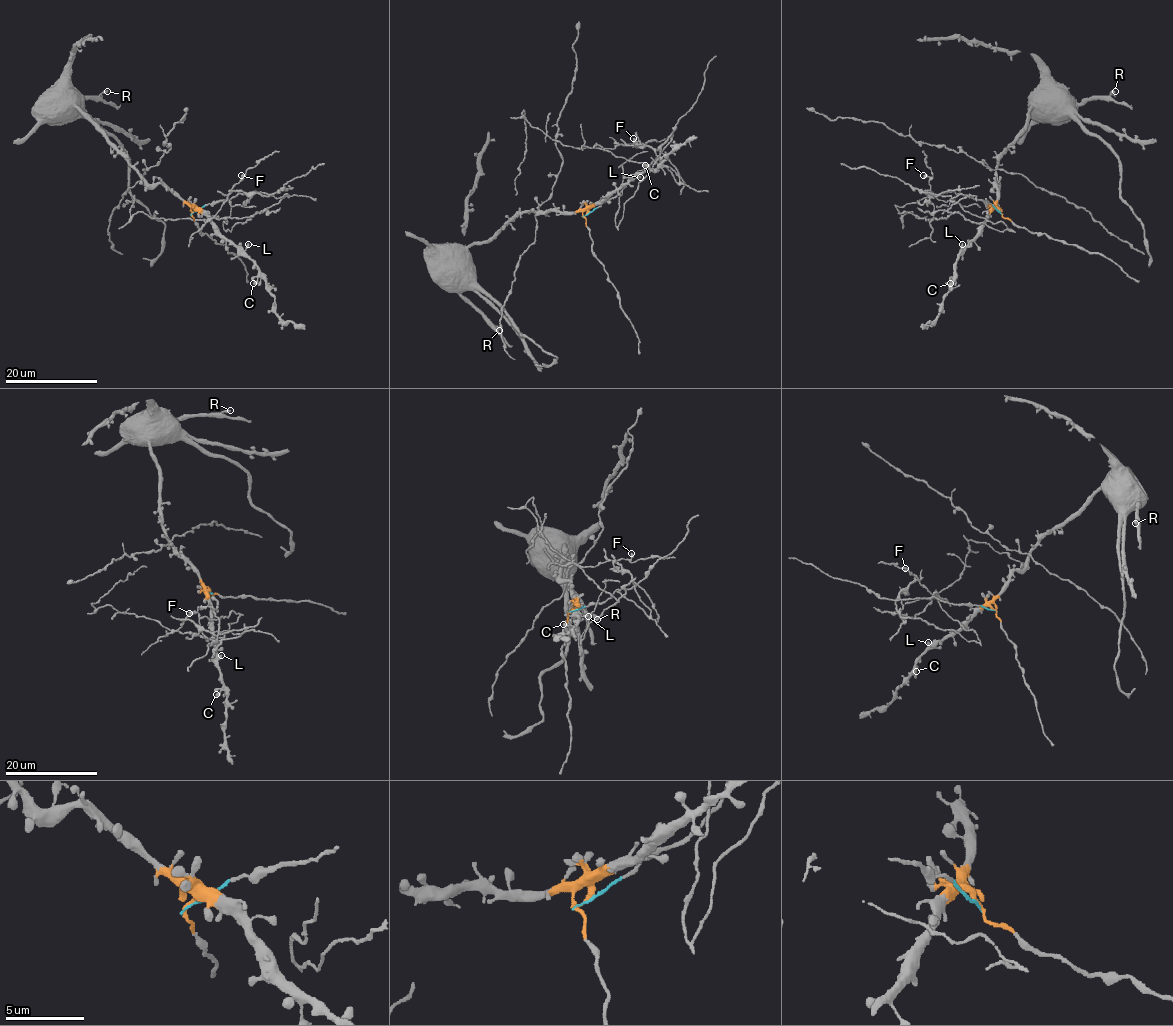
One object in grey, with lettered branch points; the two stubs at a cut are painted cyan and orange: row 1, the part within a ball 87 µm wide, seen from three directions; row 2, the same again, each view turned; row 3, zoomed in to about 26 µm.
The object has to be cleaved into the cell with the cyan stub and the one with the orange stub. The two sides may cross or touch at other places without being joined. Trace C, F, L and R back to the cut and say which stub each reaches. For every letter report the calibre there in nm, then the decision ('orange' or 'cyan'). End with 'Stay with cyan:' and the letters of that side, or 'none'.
C: 440 nm thick; orange
F: 440 nm thick; cyan
L: 320 nm thick; orange
R: 440 nm thick; orange
Stay with cyan: F

